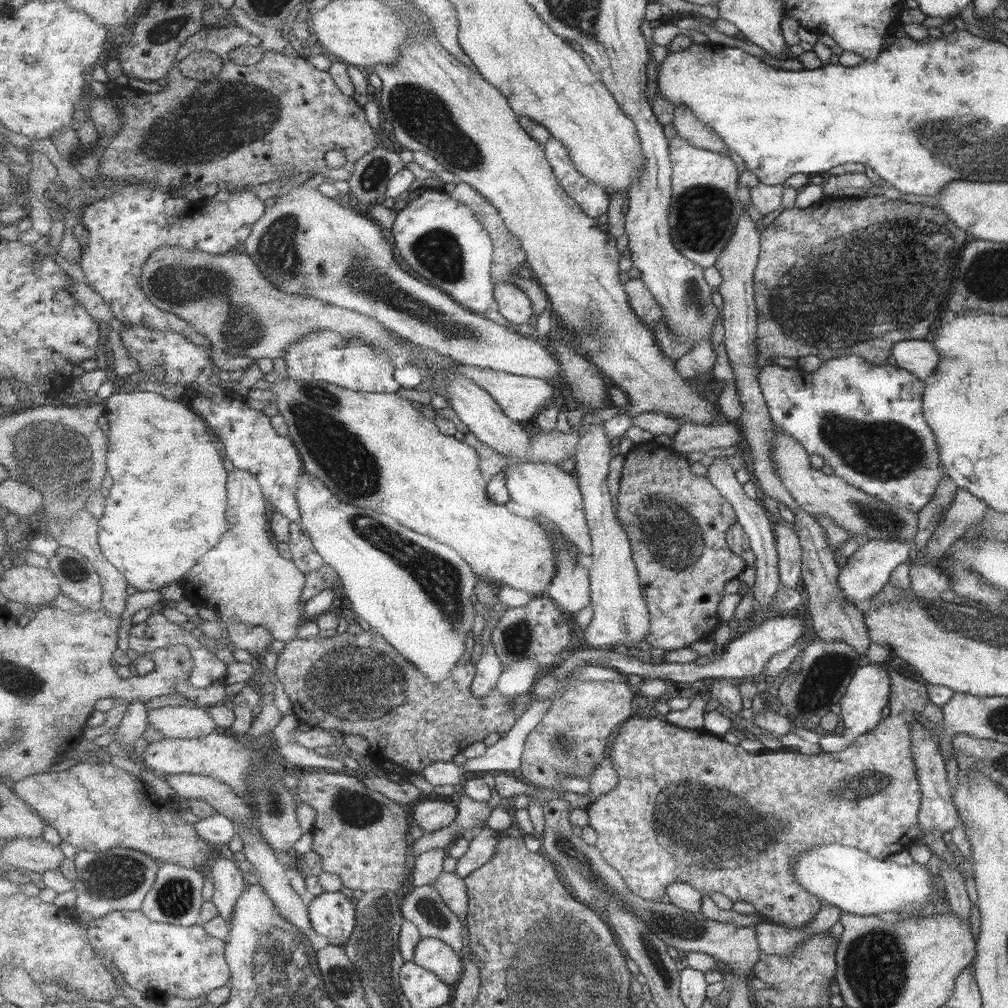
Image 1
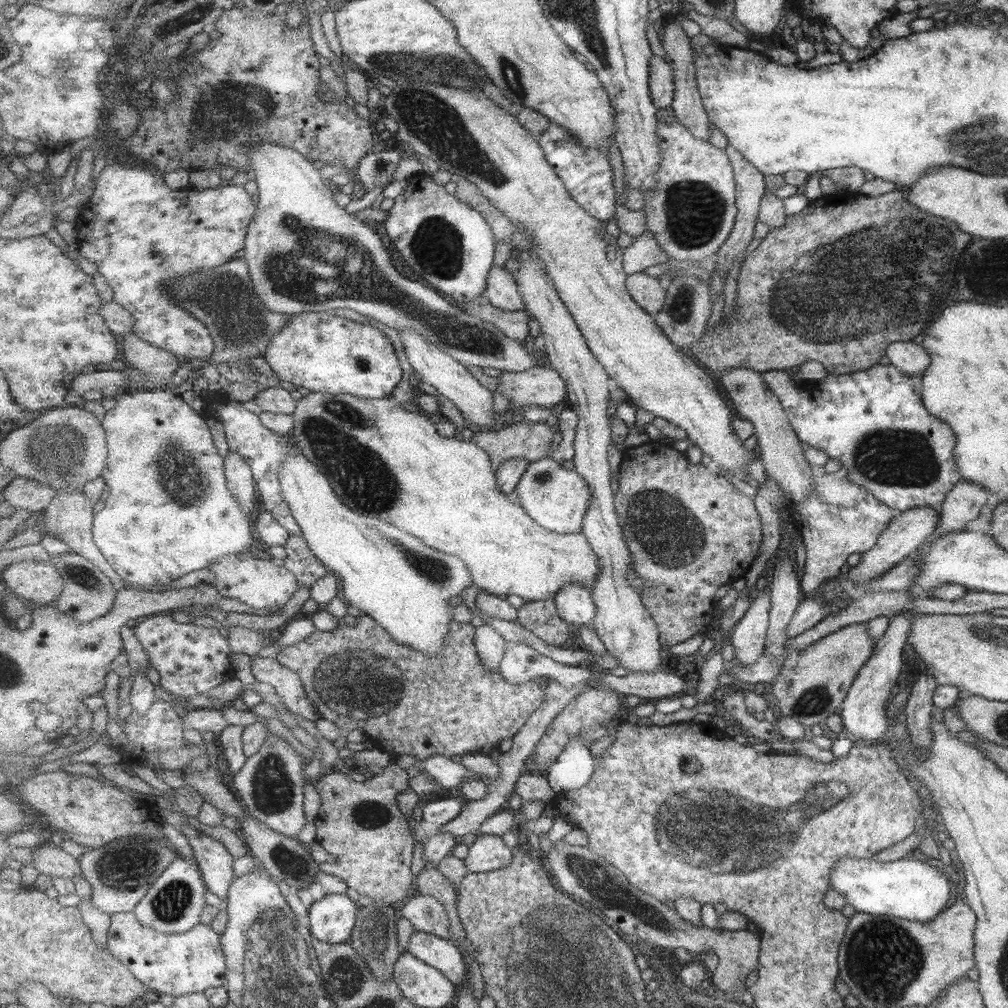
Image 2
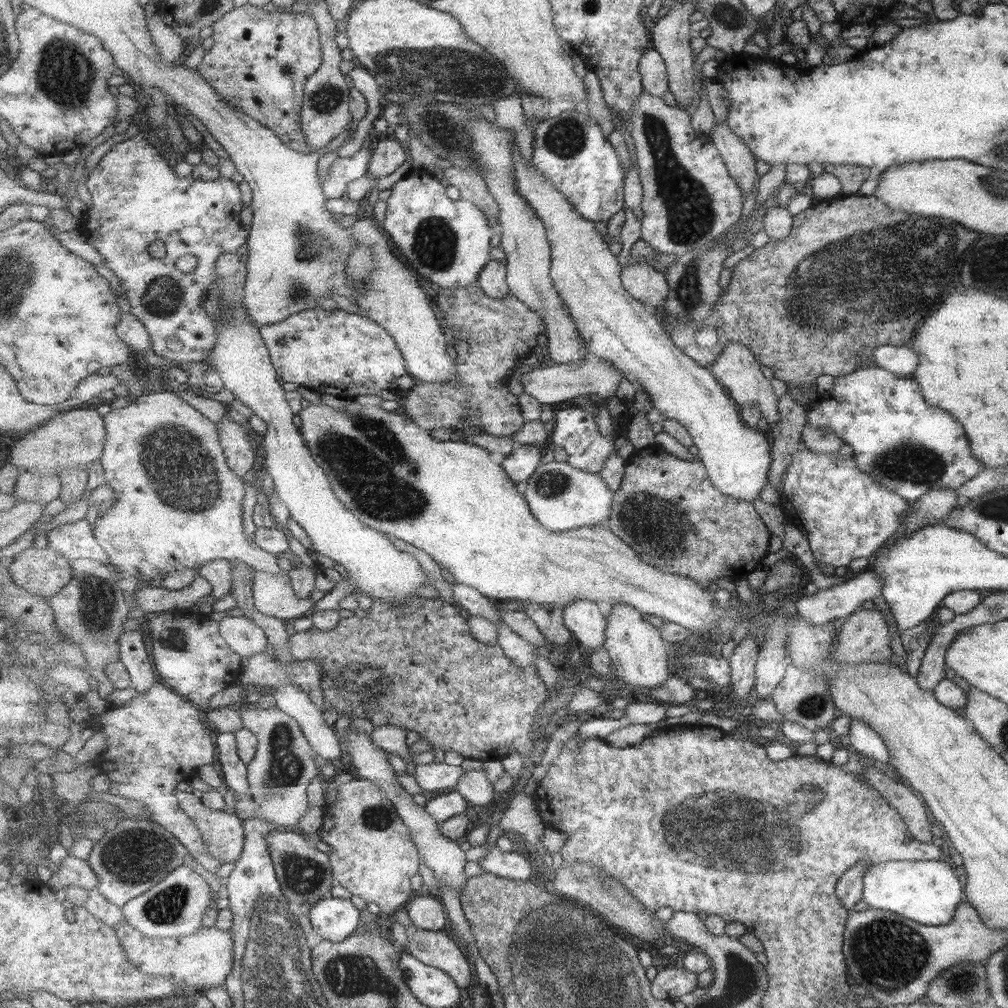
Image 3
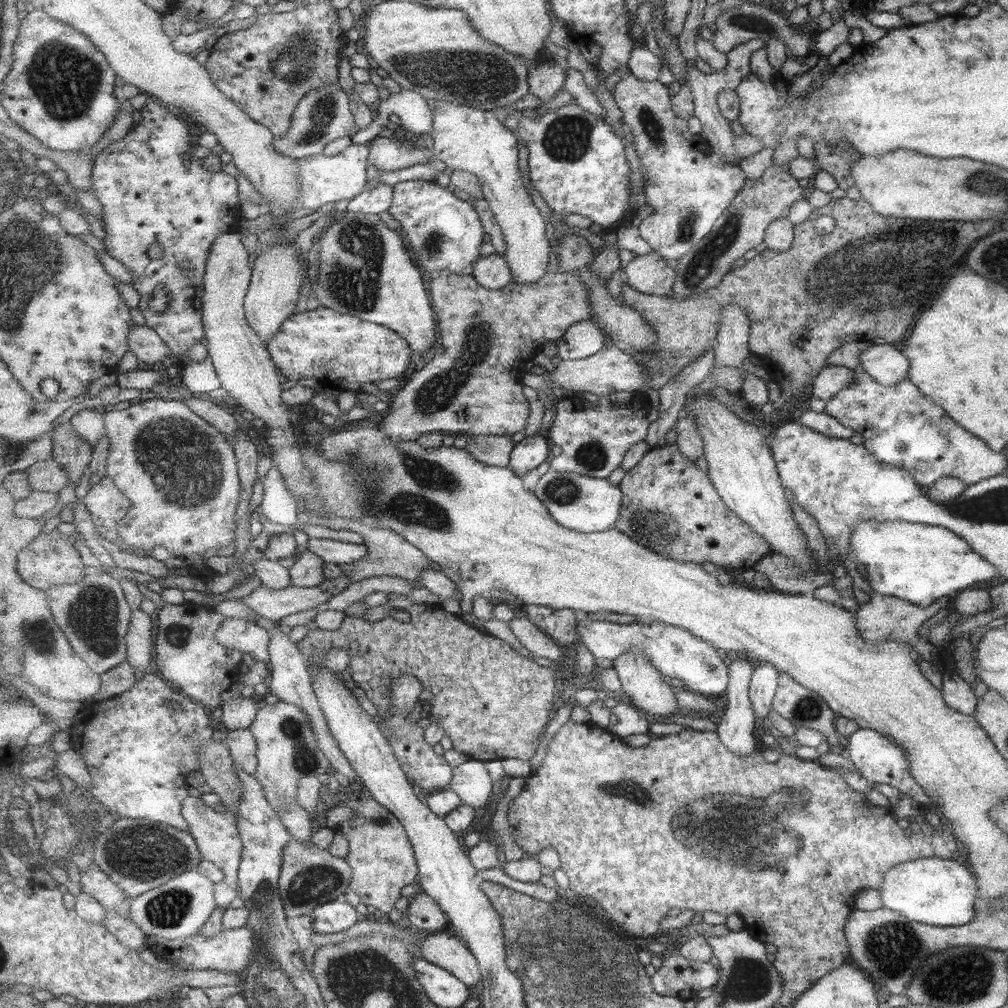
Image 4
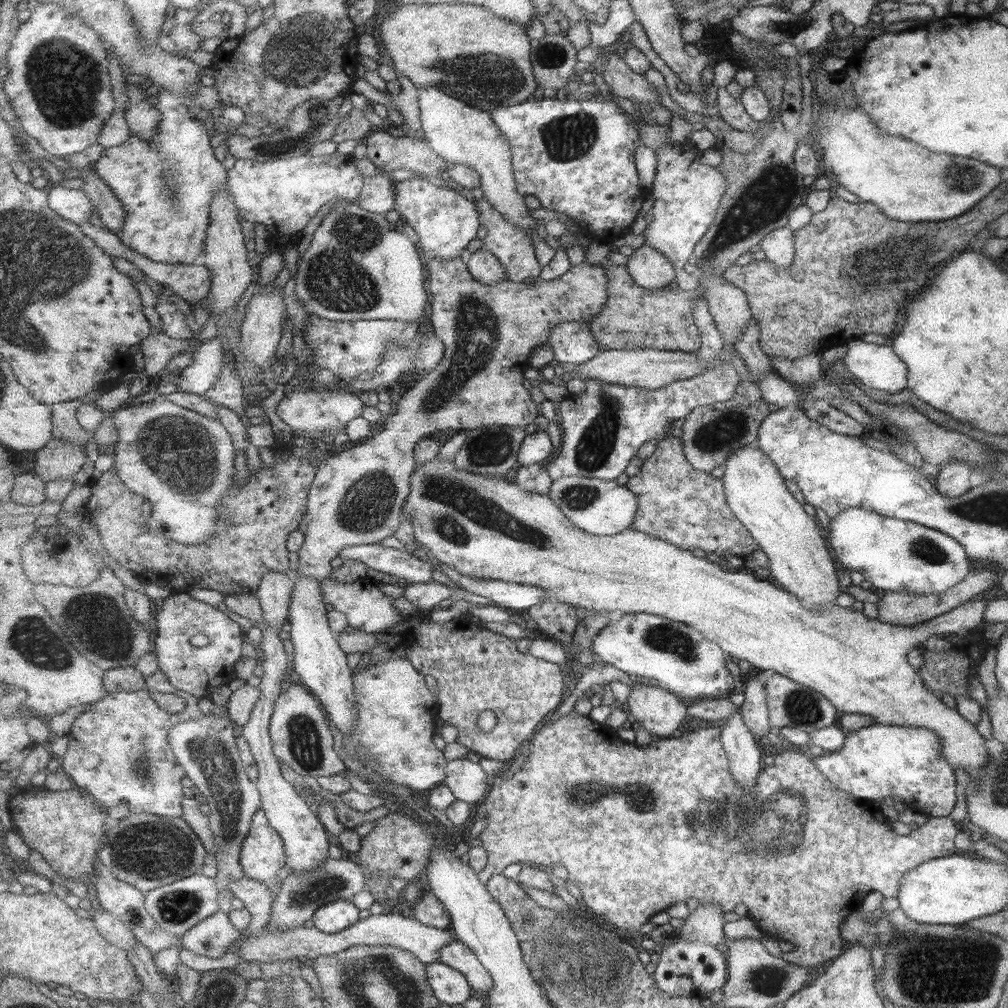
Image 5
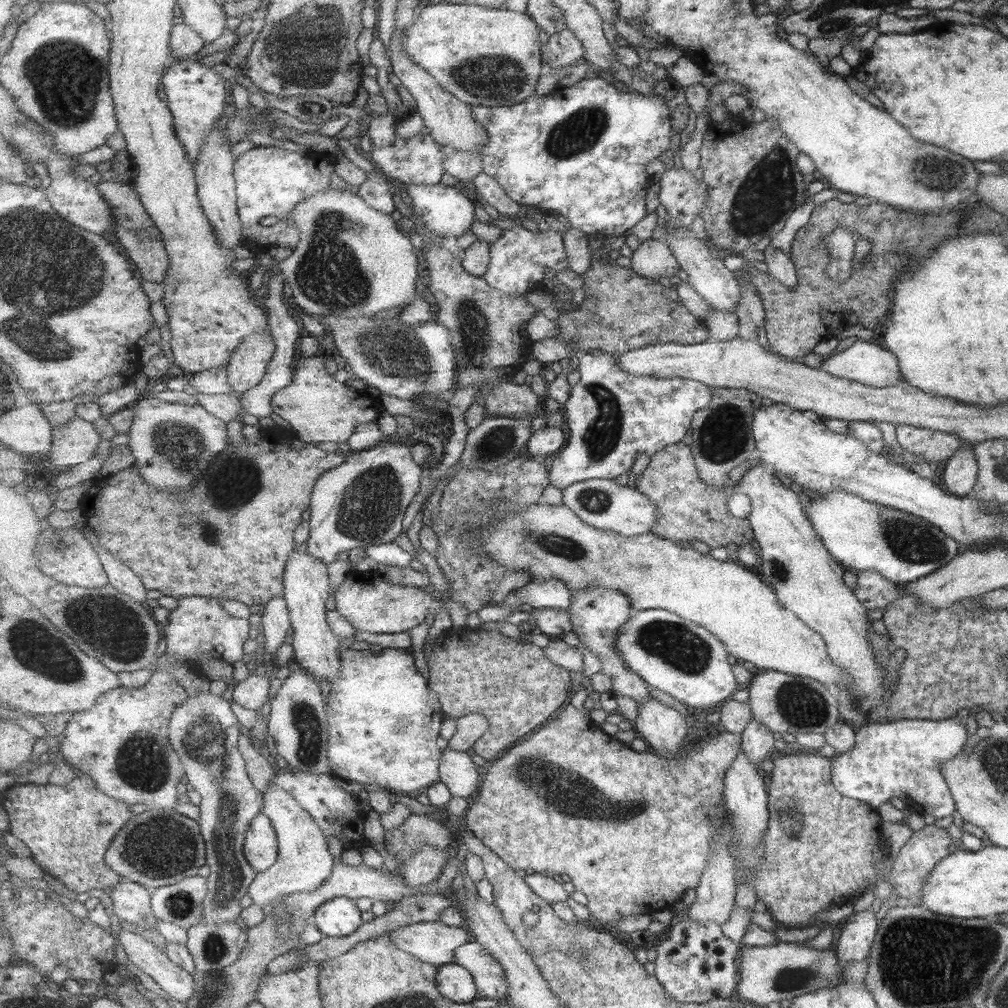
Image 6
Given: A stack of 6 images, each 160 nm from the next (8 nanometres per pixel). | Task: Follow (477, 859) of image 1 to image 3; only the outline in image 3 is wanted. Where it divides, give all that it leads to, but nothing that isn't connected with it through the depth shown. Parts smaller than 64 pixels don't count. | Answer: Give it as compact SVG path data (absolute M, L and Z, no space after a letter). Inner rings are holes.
M493 846L480 865L487 873L508 879L527 880L535 875L533 860L527 858L526 852L520 852L515 848L503 852L499 846Z

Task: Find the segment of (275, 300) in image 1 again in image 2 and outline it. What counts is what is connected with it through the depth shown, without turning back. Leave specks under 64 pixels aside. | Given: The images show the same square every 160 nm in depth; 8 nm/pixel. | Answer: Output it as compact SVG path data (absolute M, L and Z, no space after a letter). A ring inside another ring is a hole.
M244 257L231 259L229 262L216 266L215 268L204 268L192 273L184 274L183 276L173 277L169 279L170 289L168 290L169 297L177 302L177 306L185 309L191 315L201 320L205 327L209 329L209 333L213 336L216 351L209 358L209 364L218 365L220 363L232 363L243 359L251 359L251 357L265 357L273 337L285 329L292 316L275 314L269 312L265 308L265 304L261 298L257 296L256 288L252 281L252 272L250 266Z

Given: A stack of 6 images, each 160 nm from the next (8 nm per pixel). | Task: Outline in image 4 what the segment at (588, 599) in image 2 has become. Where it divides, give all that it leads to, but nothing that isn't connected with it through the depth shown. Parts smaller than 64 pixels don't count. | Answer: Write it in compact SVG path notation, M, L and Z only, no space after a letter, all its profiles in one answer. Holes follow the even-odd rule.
M581 613L578 620L580 640L595 655L595 658L614 660L627 651L643 651L665 676L685 682L690 691L704 695L719 695L727 690L730 683L730 663L719 656L717 648L706 640L695 636L685 628L643 618L623 625L605 620L588 619Z

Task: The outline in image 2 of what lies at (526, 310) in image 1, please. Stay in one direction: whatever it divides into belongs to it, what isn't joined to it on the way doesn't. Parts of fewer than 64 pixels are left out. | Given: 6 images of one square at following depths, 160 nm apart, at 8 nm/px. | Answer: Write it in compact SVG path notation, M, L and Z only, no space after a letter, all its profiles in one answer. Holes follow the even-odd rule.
M494 265L485 294L493 306L507 312L526 311L525 300L521 296L516 278L505 268Z

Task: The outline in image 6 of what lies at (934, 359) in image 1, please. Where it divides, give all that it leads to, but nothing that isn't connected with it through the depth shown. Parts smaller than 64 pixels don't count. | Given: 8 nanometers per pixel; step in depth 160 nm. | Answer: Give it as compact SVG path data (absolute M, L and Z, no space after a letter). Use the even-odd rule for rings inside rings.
M861 339L855 340L845 351L829 356L819 370L873 388L895 386L902 379L900 366L892 352Z

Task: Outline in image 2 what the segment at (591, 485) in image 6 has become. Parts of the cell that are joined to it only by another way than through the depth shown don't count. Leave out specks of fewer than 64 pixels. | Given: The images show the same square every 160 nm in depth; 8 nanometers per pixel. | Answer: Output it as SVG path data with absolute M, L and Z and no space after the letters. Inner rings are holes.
M551 456L529 462L529 468L517 485L517 494L523 508L541 526L561 534L582 532L591 502L591 489L575 468L566 470Z

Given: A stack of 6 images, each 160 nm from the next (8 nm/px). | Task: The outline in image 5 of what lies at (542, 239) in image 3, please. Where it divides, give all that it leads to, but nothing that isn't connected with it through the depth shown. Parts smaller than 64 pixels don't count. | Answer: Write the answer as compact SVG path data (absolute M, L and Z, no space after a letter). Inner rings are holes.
M434 86L419 88L419 90L419 104L422 110L422 128L424 130L425 139L431 145L431 148L437 154L441 155L447 164L466 164L474 168L481 177L481 189L483 190L485 199L513 224L513 226L521 228L521 232L528 232L527 229L535 228L537 219L531 217L531 209L527 206L525 195L520 191L517 184L516 168L513 166L512 142L493 120L491 112L471 107Z

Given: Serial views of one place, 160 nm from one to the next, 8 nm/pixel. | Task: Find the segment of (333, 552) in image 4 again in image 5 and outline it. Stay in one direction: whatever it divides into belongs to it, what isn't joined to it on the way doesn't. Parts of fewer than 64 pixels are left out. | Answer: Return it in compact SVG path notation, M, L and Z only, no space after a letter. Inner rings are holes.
M378 543L345 547L338 556L342 560L360 560L367 567L404 578L408 585L433 581L433 565L408 551L383 547Z

